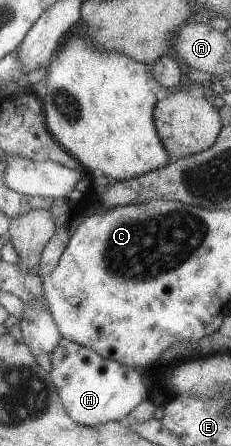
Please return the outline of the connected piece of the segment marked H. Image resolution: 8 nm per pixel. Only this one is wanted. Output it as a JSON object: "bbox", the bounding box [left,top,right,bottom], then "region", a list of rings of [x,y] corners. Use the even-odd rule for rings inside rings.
{"bbox":[50,339,149,426],"region":[[[61,339],[50,354],[50,359],[51,378],[60,399],[67,414],[80,425],[95,426],[104,422],[118,422],[149,395],[149,387],[139,369],[103,359],[96,351],[68,339]]]}

